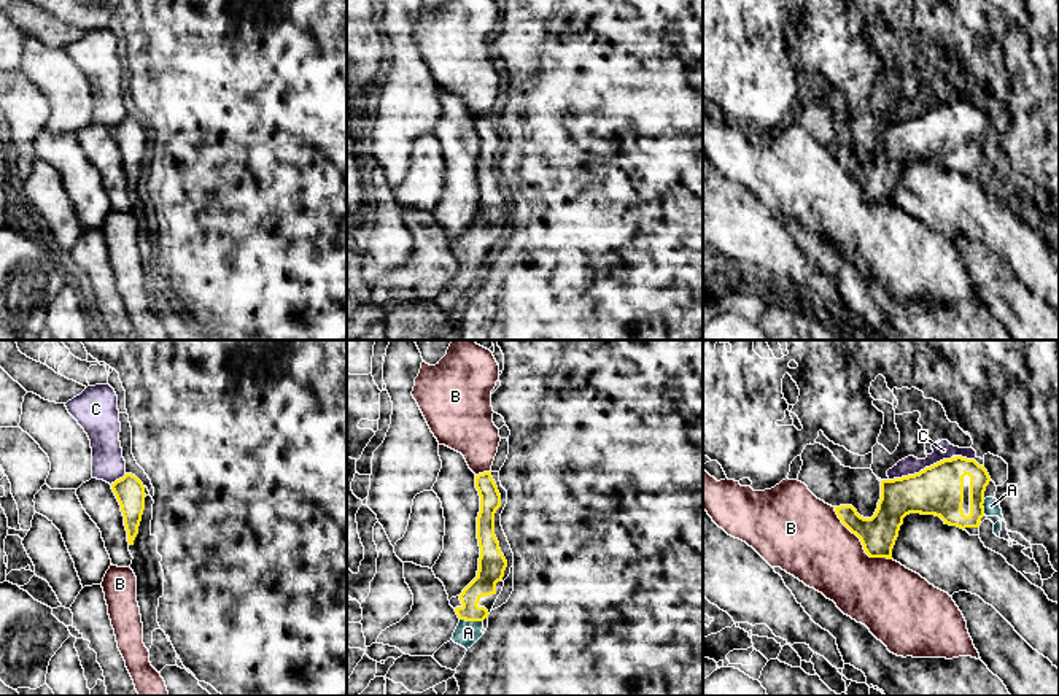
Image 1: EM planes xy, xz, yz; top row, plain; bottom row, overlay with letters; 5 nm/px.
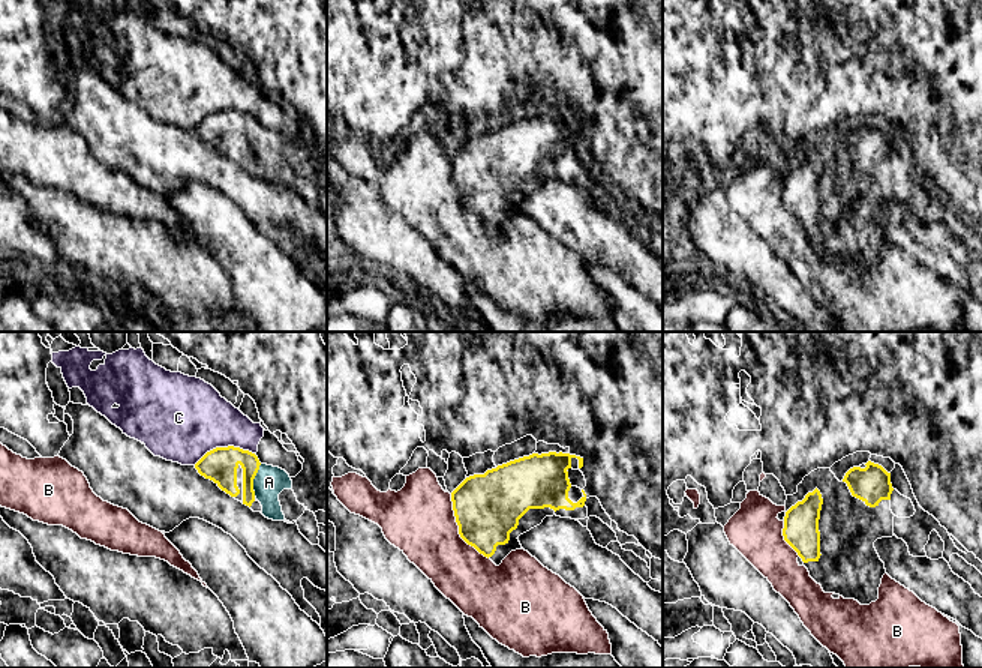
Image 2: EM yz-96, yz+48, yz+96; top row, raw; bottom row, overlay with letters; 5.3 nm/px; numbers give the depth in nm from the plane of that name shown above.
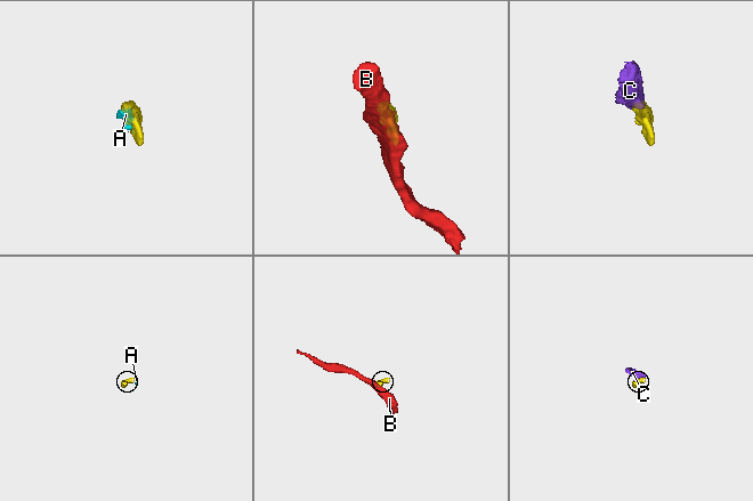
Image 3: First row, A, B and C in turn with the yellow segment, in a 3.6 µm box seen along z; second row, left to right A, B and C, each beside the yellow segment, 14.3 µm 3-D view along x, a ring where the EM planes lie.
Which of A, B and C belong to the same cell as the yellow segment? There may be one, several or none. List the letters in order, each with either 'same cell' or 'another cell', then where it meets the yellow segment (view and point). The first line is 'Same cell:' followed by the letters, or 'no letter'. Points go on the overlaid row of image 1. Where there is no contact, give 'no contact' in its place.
Same cell: A
A: same cell; meets yellow in xz at (471, 620)
B: another cell; meets yellow in yz at (861, 541)
C: another cell; meets yellow in yz at (921, 471)

